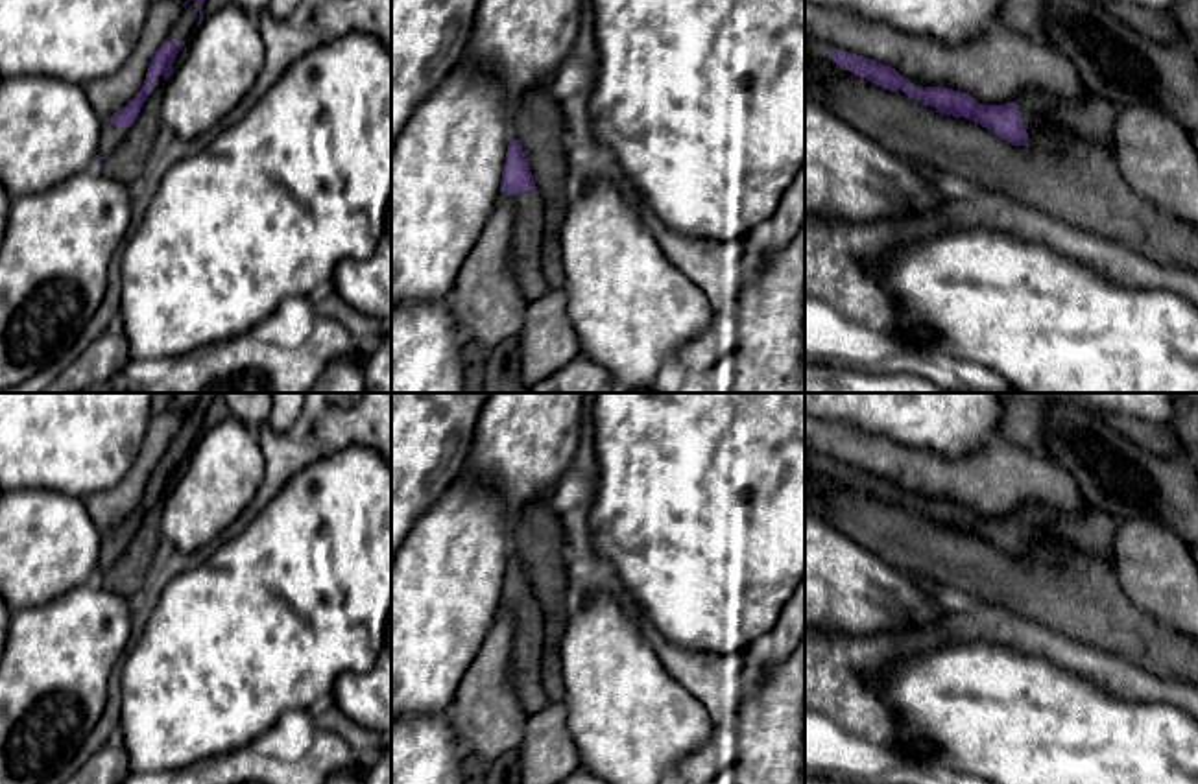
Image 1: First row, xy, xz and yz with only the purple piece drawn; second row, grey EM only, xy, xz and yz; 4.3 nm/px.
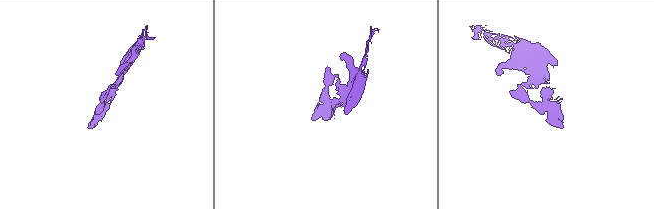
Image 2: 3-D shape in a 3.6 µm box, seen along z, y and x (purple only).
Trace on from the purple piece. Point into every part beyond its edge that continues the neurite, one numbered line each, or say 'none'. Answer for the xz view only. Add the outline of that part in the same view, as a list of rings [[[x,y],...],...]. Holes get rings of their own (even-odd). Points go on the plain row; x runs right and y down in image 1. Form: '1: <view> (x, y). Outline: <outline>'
1: xz (530, 639). Outline: [[[537,601],[519,605],[515,614],[515,638],[511,651],[511,675],[528,716],[546,708],[548,697],[543,686],[541,662],[546,651],[545,618]]]

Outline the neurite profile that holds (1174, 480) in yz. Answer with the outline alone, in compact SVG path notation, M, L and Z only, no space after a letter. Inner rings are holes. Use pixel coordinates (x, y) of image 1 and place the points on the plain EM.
M1130 441L1119 443L1139 465L1157 494L1163 518L1191 548L1198 546L1198 472L1181 457L1156 456Z

